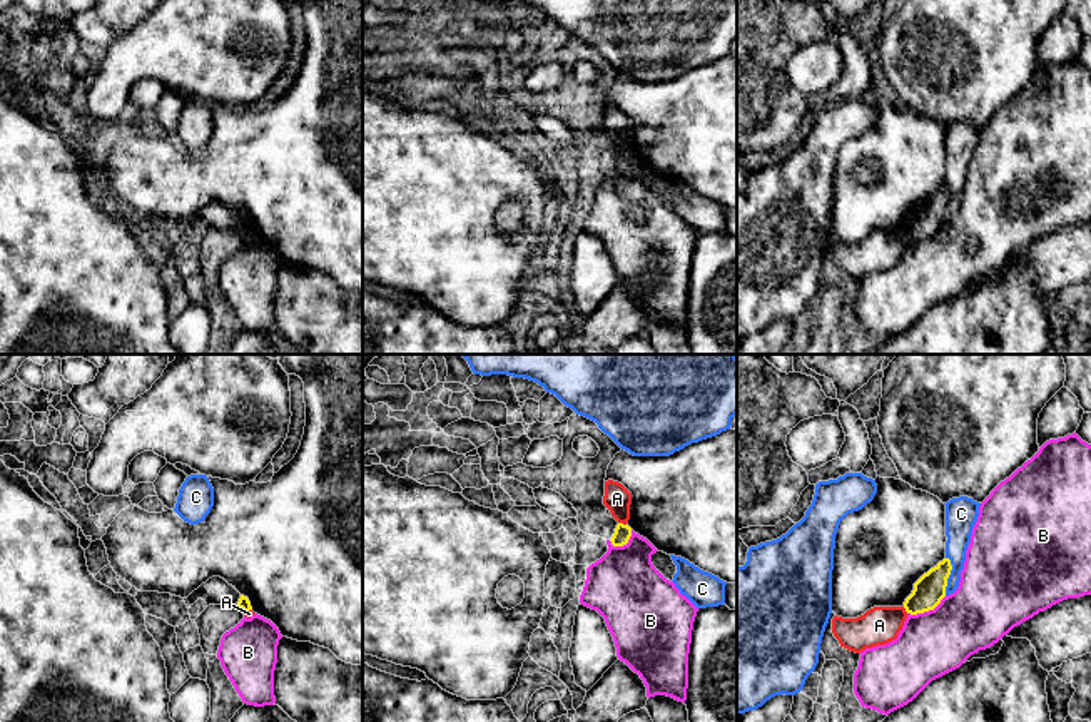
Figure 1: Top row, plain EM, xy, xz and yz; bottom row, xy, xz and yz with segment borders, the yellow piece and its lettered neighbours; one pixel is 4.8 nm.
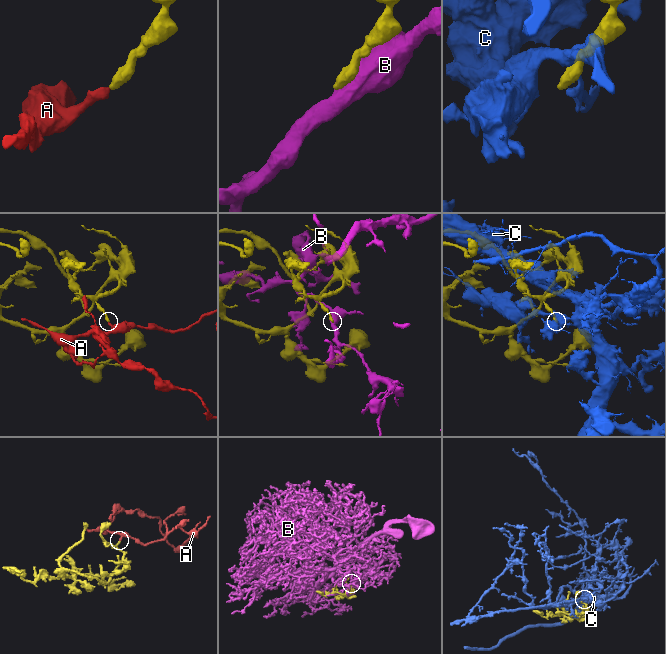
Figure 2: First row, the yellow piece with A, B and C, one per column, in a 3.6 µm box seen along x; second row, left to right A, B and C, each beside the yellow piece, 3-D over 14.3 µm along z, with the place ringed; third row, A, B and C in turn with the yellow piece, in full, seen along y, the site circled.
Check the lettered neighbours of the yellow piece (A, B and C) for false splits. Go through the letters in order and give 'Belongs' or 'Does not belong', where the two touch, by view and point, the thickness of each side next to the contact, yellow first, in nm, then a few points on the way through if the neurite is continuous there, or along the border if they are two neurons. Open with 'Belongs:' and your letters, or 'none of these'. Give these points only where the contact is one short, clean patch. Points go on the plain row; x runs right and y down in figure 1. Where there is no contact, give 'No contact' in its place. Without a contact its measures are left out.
Belongs: none of these
A: Does not belong. Touches yellow at xz (622, 149). Thickness 80 nm (yellow) against 130 nm. Boundary: xz (619, 147), (625, 151)
B: Does not belong. Touches yellow at yz (926, 236). Thickness 150 nm (yellow) against 320 nm
C: Does not belong. Touches yellow at yz (948, 203). Thickness 150 nm (yellow) against 130 nm

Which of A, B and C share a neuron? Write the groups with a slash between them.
A / B / C

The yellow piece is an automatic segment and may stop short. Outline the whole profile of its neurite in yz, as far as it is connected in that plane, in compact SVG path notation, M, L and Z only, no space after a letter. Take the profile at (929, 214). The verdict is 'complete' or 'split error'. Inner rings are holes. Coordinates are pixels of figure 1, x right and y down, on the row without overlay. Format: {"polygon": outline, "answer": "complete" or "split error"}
{"polygon": "M949 184L939 187L924 199L916 209L912 219L906 224L904 234L911 241L934 236L946 222L947 204L952 191Z", "answer": "complete"}

